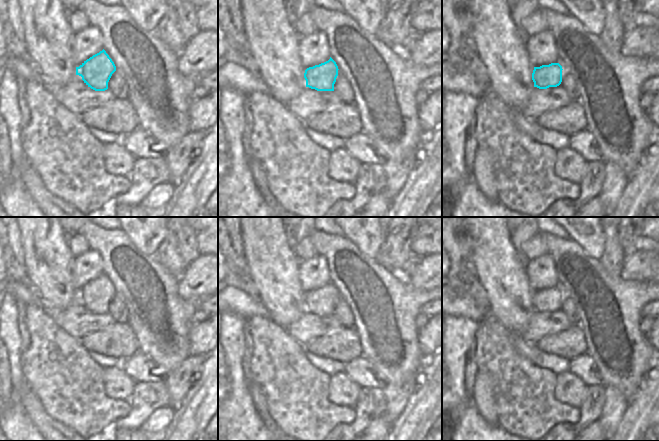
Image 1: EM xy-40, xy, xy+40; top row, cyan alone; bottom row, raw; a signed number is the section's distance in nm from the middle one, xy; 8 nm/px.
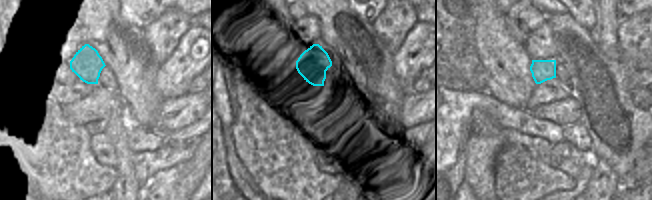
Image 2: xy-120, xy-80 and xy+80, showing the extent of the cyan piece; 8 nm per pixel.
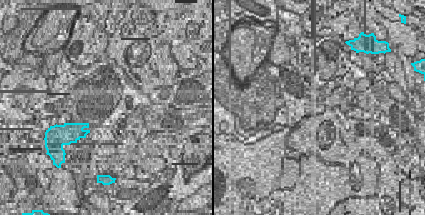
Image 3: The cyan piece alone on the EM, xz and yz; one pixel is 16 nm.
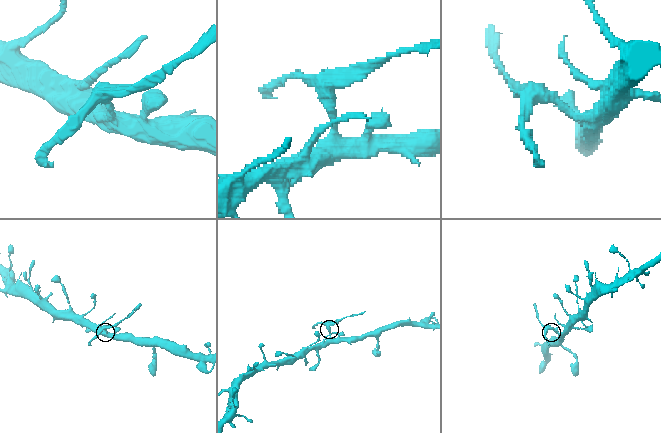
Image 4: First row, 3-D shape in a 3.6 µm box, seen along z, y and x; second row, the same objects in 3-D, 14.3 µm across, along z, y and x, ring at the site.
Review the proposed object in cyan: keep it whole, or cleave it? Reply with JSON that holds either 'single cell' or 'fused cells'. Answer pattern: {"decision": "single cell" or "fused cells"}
{"decision": "fused cells"}

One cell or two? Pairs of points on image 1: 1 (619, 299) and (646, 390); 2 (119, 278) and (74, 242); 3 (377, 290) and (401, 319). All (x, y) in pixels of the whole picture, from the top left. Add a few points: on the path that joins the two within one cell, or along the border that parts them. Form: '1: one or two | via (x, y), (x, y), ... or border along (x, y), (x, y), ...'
1: two | border along (648, 369), (640, 380), (636, 393), (631, 398)
2: two | border along (78, 234), (87, 242), (90, 248)
3: one | via (379, 297), (394, 312)

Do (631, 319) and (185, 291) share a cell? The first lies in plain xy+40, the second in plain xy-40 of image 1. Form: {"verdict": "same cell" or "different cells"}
{"verdict": "different cells"}

